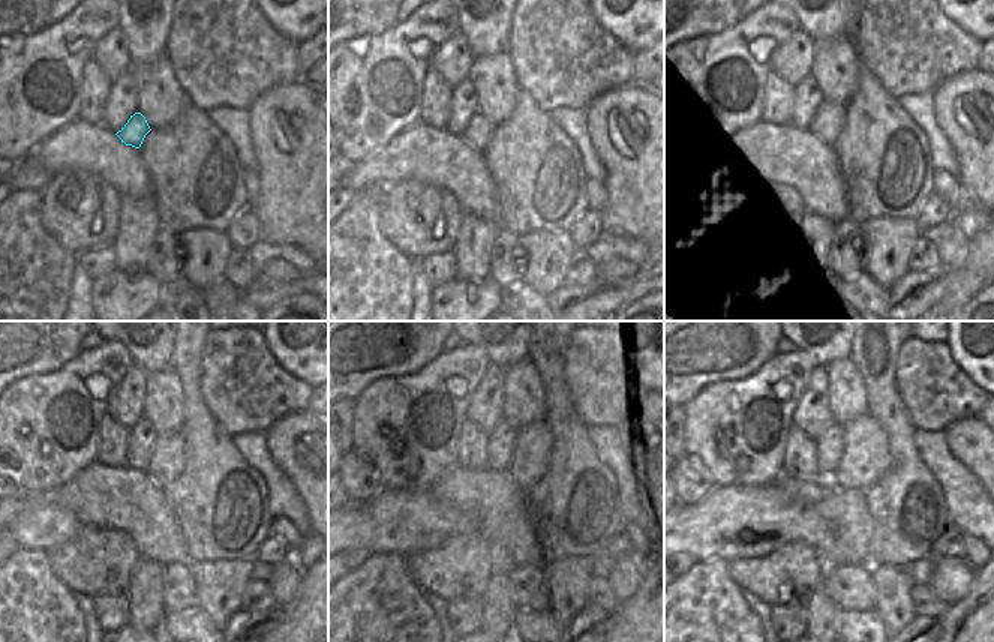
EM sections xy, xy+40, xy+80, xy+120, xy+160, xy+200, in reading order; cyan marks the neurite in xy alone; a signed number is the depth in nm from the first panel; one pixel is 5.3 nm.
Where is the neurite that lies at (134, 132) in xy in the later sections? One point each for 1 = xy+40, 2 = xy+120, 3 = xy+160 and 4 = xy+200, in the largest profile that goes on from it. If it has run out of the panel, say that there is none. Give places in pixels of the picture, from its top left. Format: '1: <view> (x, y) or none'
1: xy+40 (480, 129)
2: xy+120 (159, 468)
3: xy+160 (532, 443)
4: xy+200 (865, 459)

